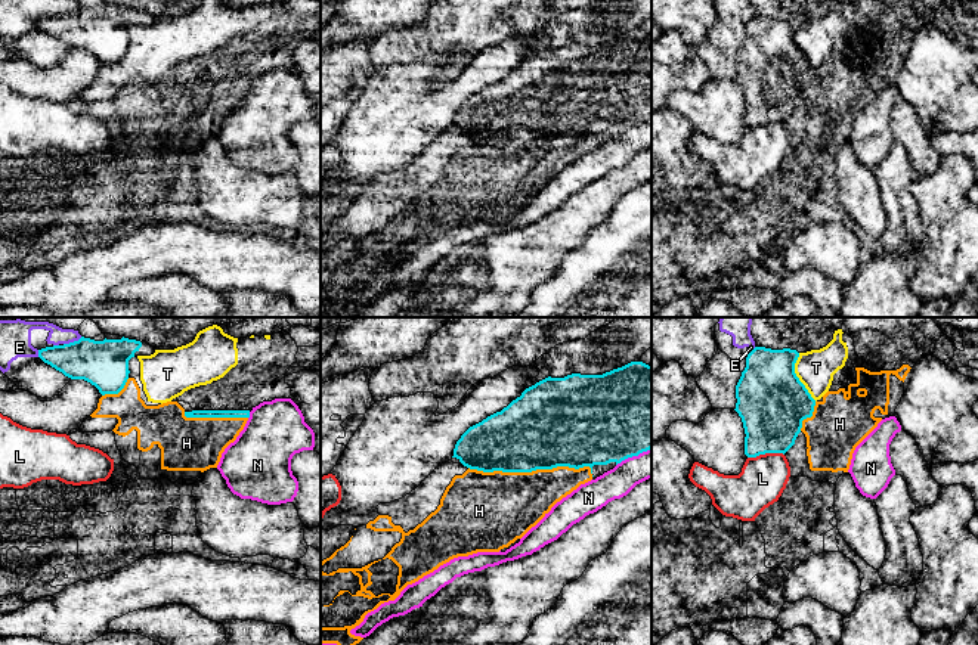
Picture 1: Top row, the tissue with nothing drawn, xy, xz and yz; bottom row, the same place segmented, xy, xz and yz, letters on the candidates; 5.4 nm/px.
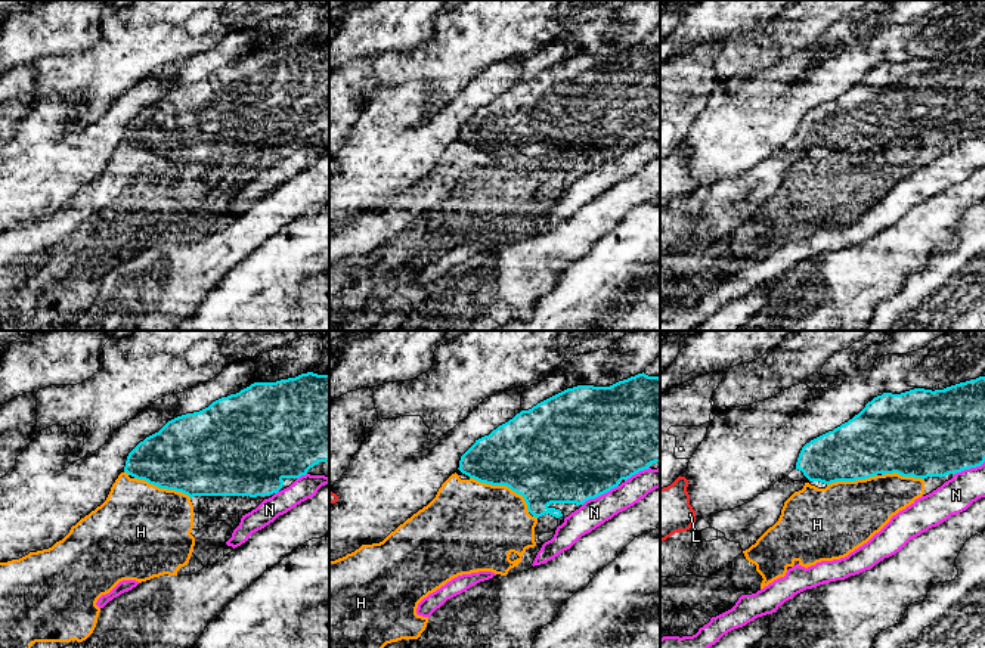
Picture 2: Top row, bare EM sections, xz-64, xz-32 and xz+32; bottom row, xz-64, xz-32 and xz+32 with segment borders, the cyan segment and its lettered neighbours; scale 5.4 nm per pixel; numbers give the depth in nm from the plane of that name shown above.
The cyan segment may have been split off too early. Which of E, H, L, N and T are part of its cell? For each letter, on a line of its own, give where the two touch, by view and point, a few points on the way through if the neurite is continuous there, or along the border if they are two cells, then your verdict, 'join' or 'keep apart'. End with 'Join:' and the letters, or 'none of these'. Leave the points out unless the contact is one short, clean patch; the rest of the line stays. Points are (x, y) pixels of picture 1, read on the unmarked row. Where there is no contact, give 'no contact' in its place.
E: meets cyan in xy at (74, 11); keep apart
H: meets cyan in xz at (534, 139); keep apart
L: meets cyan in yz at (766, 121); keep apart
N: meets cyan in xz at (633, 124); keep apart
T: meets cyan in yz at (797, 46); keep apart
Join: none of these

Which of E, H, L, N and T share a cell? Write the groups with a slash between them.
E / H T / L / N

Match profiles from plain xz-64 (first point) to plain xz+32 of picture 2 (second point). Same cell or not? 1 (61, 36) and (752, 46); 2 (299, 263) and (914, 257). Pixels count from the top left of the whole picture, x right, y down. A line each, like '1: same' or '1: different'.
1: different
2: different

